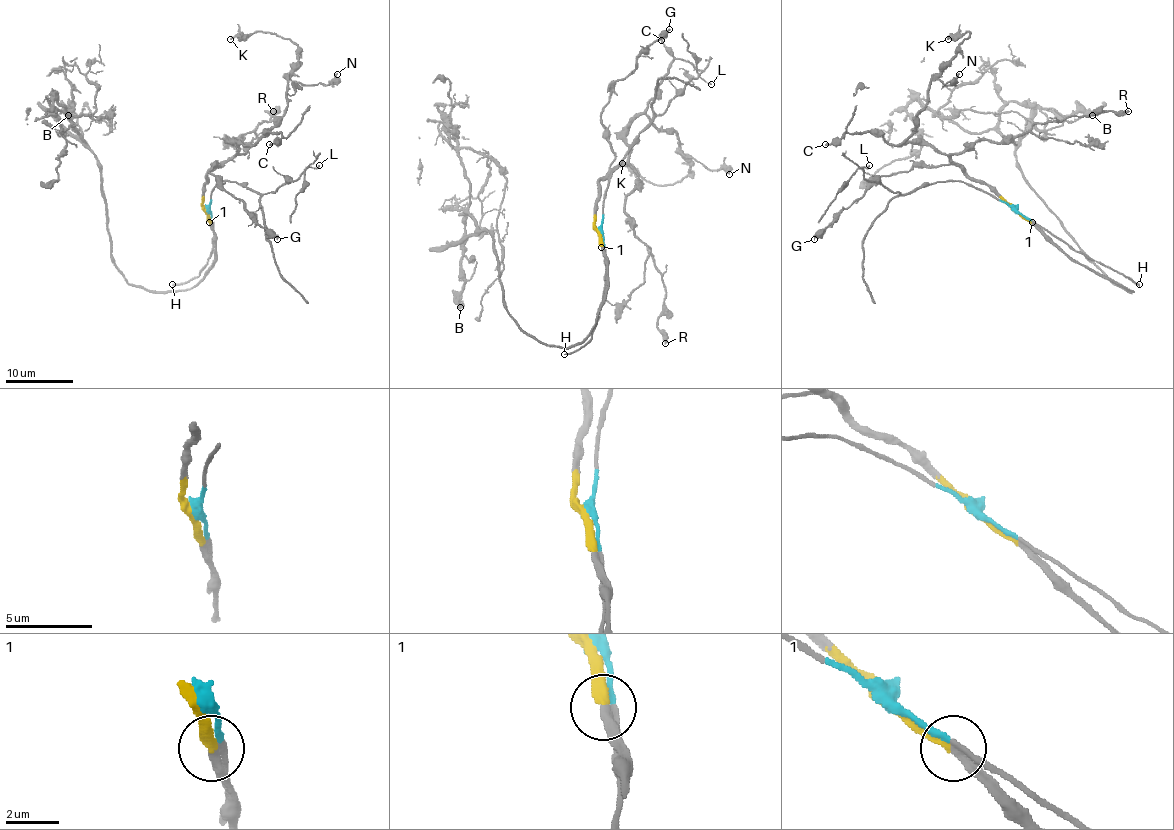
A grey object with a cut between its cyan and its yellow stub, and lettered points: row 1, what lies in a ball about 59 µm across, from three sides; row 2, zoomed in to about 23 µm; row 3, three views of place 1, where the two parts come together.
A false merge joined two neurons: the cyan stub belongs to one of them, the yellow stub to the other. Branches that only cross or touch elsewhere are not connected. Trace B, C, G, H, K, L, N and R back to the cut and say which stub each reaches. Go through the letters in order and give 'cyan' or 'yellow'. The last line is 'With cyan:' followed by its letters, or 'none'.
B: yellow
C: yellow
G: yellow
H: cyan
K: yellow
L: cyan
N: yellow
R: yellow
With cyan: H, L

